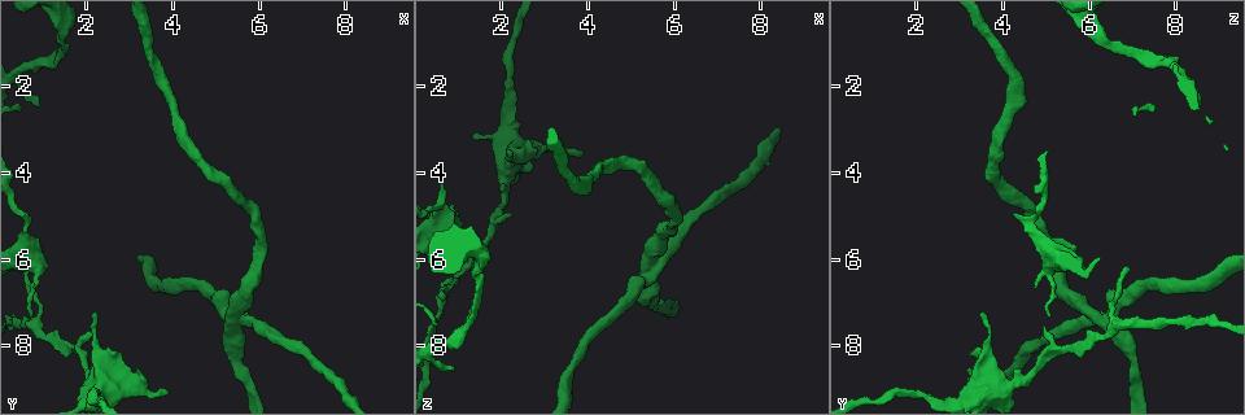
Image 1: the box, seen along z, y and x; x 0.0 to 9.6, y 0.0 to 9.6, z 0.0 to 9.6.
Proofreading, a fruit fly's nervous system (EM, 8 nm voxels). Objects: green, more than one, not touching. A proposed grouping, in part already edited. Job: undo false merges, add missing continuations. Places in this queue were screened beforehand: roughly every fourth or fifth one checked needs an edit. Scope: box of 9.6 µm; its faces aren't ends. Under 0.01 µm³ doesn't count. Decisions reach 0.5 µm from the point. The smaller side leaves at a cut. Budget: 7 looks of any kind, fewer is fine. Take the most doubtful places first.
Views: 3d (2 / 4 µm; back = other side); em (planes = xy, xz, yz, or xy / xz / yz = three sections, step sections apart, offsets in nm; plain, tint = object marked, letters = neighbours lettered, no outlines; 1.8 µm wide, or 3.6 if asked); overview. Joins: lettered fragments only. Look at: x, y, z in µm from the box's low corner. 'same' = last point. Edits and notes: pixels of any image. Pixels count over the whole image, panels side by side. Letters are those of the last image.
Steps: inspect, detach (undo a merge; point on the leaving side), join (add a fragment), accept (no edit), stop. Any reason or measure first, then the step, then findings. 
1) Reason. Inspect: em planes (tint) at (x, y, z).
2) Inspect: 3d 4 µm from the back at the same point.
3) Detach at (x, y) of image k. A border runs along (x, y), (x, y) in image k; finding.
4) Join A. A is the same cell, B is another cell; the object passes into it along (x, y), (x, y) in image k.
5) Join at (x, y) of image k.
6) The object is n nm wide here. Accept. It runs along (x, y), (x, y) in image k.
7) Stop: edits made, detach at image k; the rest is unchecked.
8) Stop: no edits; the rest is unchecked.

Four or more arms meet. Inspect: em planes (letters) at (5.45, 7.40, 6.20).

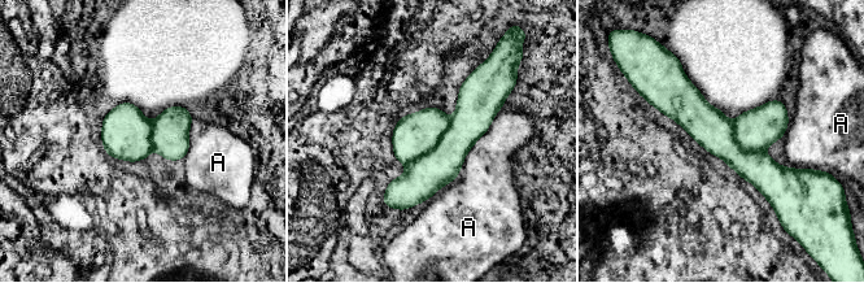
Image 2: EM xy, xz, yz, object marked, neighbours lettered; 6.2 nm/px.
Detach at (424, 175) of image 2. A is another cell; a border runs along (450, 120), (441, 139), (408, 166) in image 2; a second neuron is stuck on.

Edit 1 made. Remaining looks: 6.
Free end. Inspect: 3d 4 µm at (0.95, 2.45, 8.45).

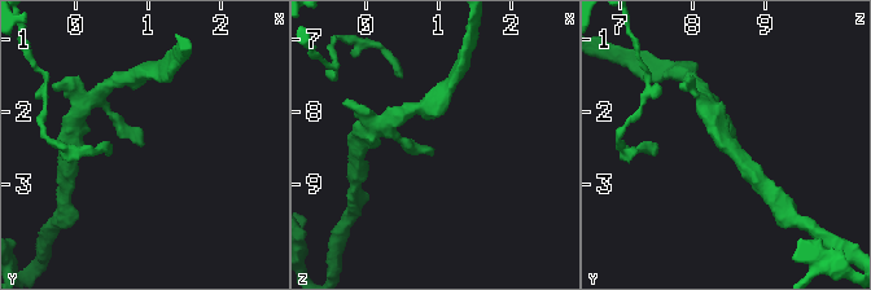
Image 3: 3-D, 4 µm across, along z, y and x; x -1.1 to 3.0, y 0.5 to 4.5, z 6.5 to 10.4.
Inspect: em xz step 16 (plain) at (0.95, 2.45, 8.55).

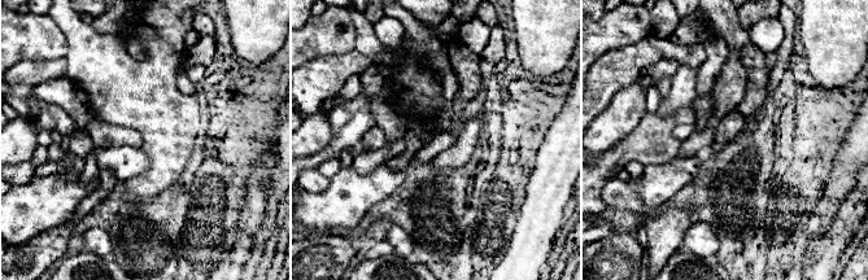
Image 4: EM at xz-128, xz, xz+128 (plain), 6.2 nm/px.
Inspect: em xz step 16 (letters) at the same point.

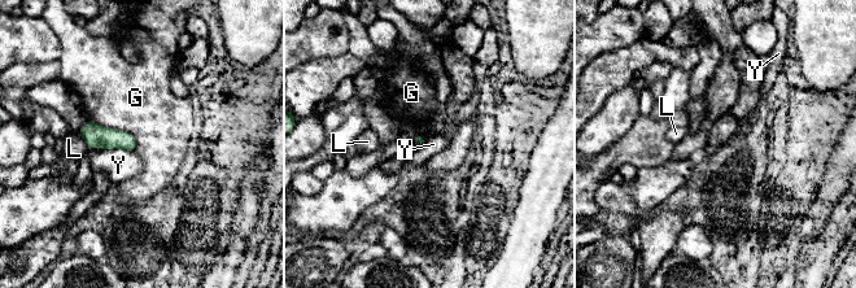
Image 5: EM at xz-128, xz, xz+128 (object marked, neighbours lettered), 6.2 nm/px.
Accept. G, L and Y are other cells; a border runs along (103, 148), (125, 148), (132, 153) in image 5; none of them fits.

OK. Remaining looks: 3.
Free end. Inspect: 3d 2 µm at (0.65, 4.95, 4.30).

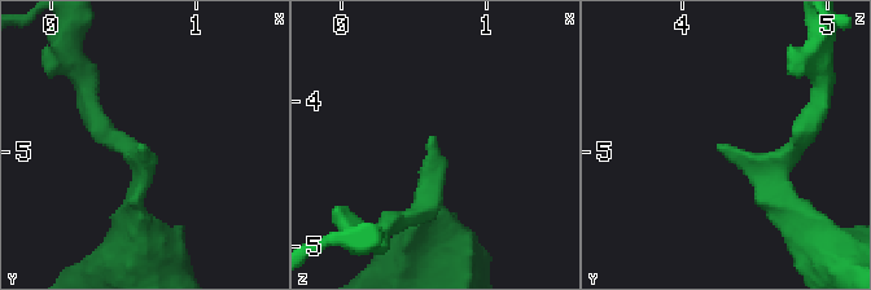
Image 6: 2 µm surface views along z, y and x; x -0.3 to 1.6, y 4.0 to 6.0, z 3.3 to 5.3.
Shape alone is not enough. Inspect: em planes (letters) at (0.58, 4.96, 4.26).

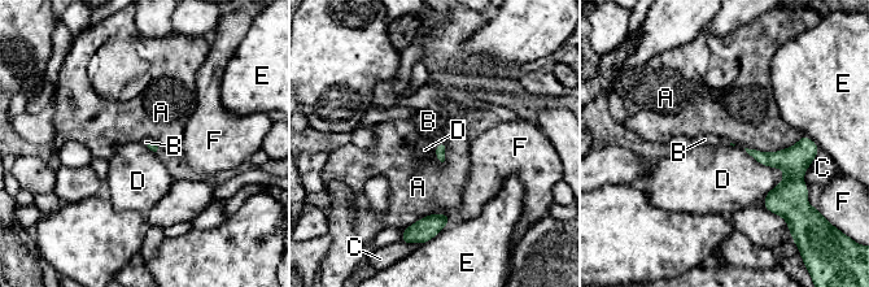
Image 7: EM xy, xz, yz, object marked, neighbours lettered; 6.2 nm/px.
Join B. B is the same cell, A, C, D, E and F are other cells; the object passes into it along (440, 149), (441, 142), (428, 121) in image 7; it goes on there.

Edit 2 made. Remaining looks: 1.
Stop: edits made, detach at image 2, join at image 7; the rest is unchecked.

